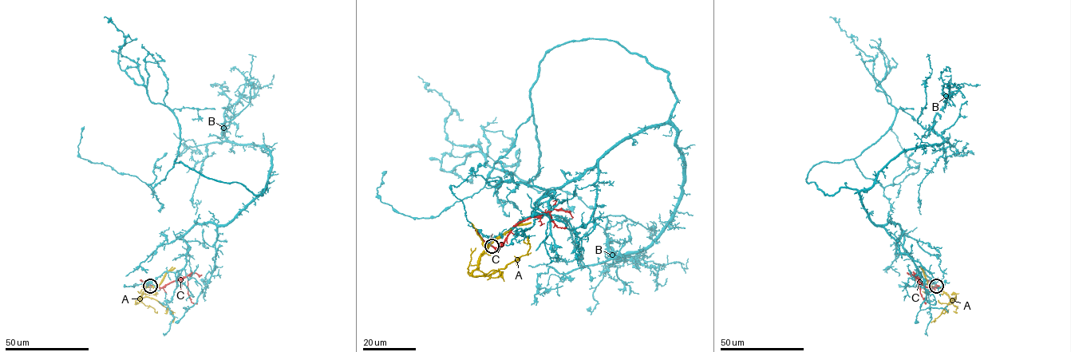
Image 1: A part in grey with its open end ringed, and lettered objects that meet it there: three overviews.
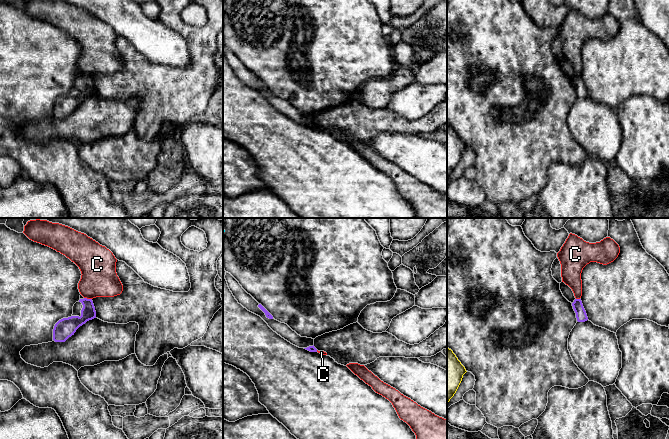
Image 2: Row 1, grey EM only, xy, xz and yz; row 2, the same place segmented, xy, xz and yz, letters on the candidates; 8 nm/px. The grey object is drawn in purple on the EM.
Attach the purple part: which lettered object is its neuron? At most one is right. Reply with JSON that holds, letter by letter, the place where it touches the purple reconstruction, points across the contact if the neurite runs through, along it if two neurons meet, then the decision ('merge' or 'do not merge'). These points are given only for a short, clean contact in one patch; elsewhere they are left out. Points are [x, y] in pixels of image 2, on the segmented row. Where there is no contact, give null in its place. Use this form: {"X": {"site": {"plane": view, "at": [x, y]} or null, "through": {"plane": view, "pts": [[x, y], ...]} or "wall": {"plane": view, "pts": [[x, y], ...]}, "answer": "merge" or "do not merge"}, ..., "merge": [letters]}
{"A": {"site": null, "answer": "do not merge"}, "B": {"site": null, "answer": "do not merge"}, "C": {"site": {"plane": "xy", "at": [88, 299]}, "wall": {"plane": "xy", "pts": [[84, 297], [91, 299]]}, "answer": "do not merge"}, "merge": []}

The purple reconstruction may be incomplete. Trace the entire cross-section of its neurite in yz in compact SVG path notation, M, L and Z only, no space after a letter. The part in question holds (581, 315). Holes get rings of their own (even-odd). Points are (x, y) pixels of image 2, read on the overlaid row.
M575 299L572 303L573 309L576 313L576 318L578 322L585 322L588 320L586 311L583 307L581 299Z

